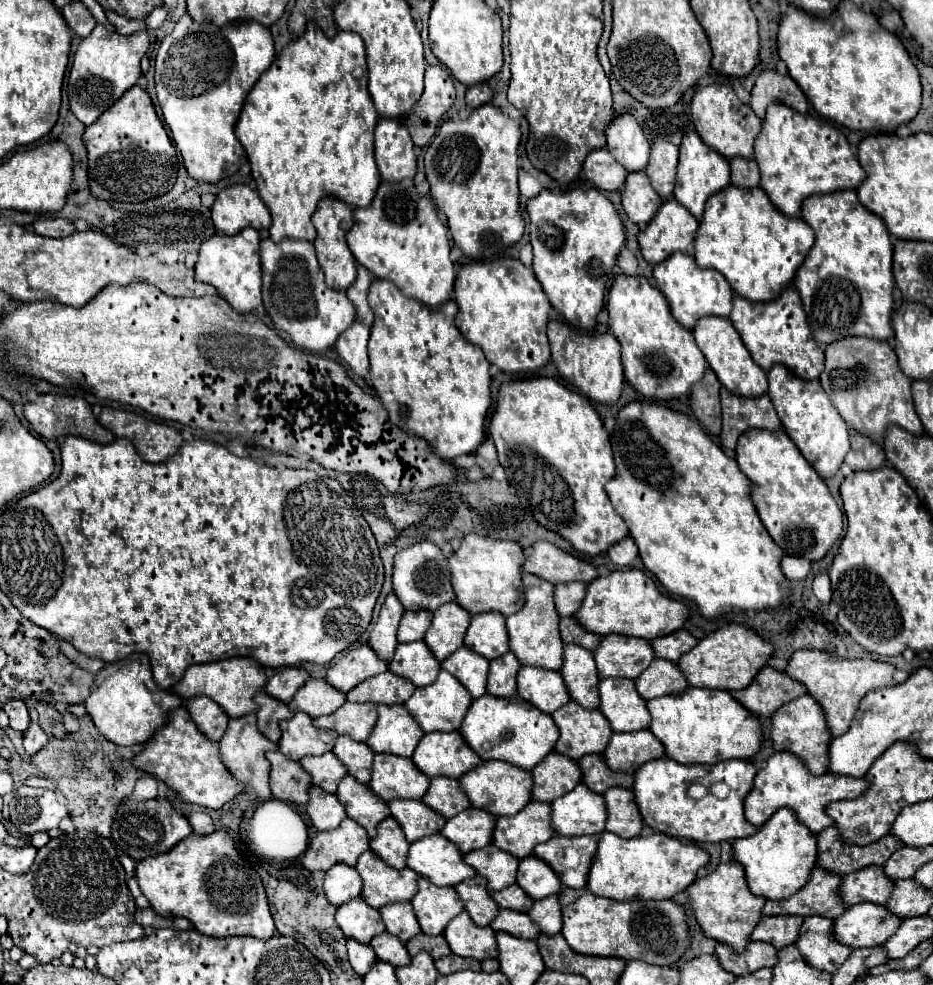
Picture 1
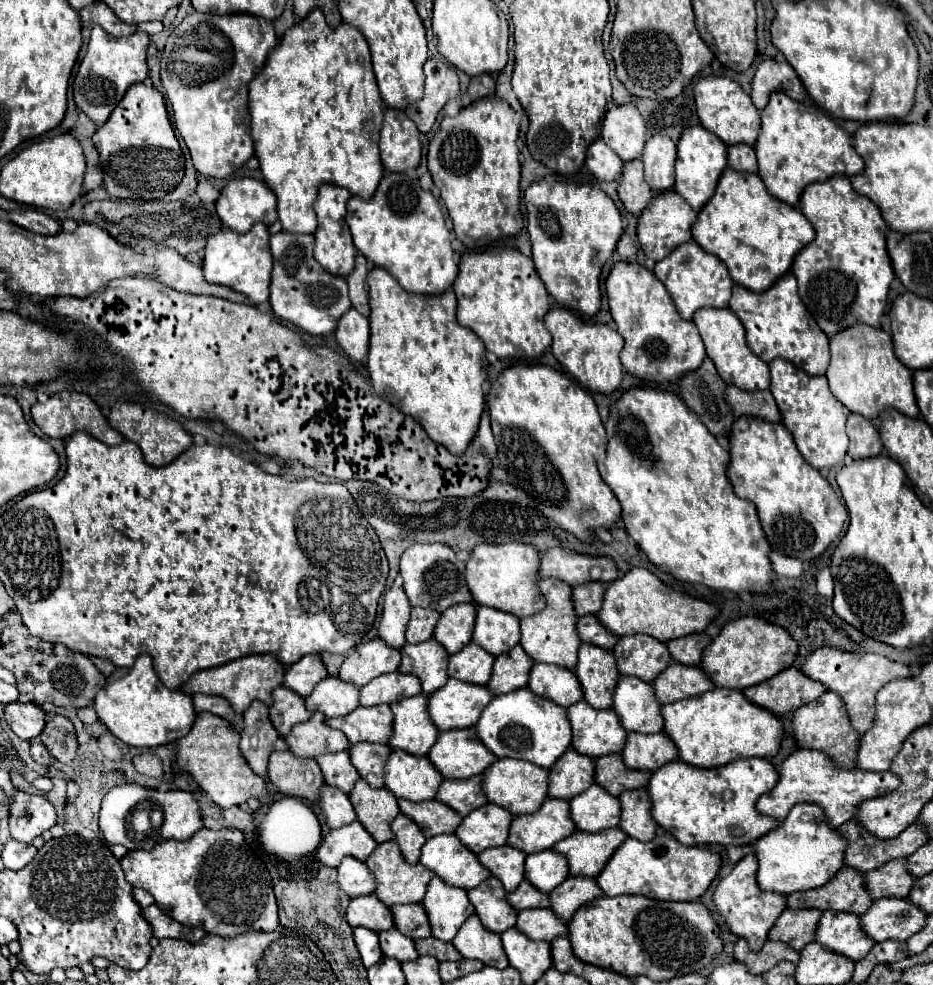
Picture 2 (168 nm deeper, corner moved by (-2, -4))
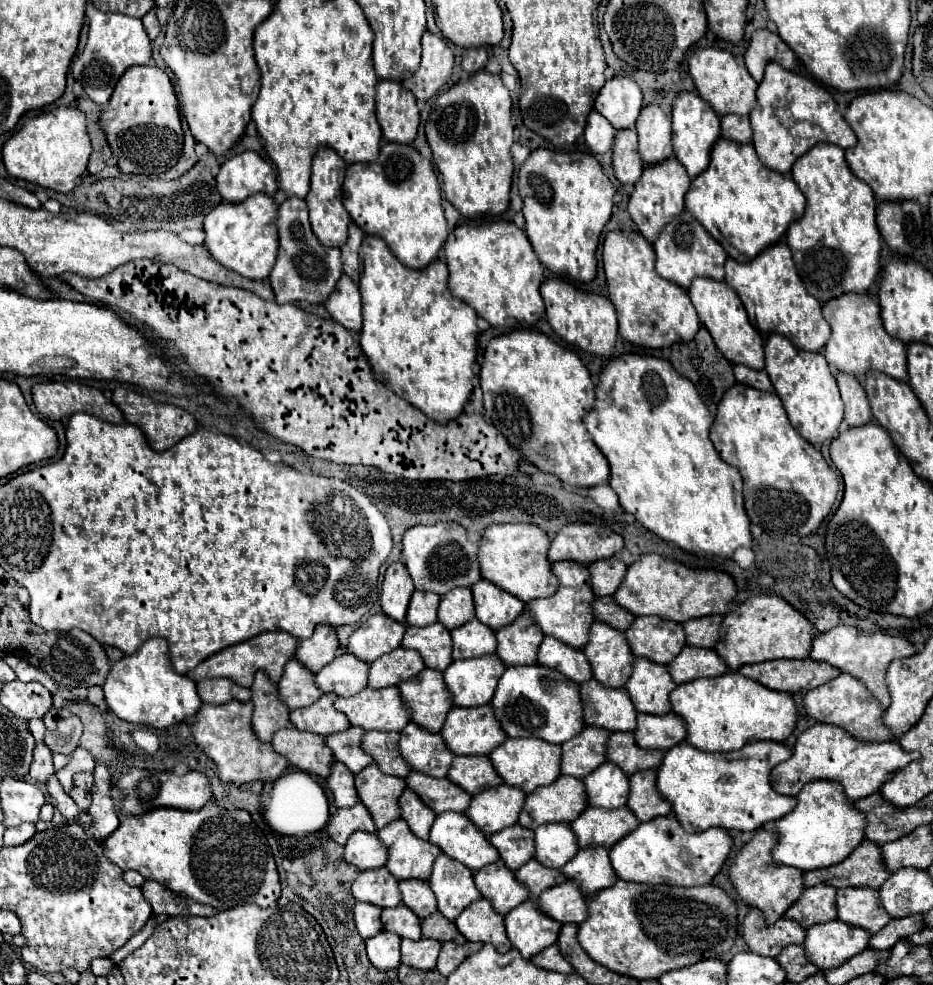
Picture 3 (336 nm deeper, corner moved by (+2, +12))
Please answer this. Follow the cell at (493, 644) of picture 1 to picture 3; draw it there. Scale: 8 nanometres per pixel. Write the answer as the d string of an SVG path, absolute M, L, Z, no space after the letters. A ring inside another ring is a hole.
M484 578L472 586L472 592L474 592L476 618L482 620L492 630L512 624L516 620L516 616L520 616L524 610L522 600L518 600L510 592L498 588L496 584L492 584Z

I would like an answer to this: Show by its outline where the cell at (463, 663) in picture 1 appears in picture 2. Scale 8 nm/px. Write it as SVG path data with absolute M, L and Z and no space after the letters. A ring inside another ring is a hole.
M470 642L458 654L450 656L448 676L462 682L486 686L492 674L492 664L494 664L494 656L490 656L486 650Z

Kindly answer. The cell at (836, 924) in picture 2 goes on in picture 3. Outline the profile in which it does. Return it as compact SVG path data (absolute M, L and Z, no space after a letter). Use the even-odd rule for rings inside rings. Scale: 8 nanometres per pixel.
M842 888L836 898L838 918L842 922L862 926L872 934L880 932L892 916L880 906L878 890L874 888Z

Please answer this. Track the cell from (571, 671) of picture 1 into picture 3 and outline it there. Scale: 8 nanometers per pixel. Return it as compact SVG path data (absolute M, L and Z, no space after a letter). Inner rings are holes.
M594 622L584 654L588 656L594 678L600 684L608 688L622 688L630 680L634 654L624 632L618 632L602 622Z

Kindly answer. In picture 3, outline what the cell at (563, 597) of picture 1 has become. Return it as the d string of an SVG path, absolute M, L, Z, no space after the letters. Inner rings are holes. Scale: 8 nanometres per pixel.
M612 556L612 558L598 560L598 562L590 564L588 570L590 570L590 576L592 576L590 582L592 582L594 594L596 596L608 596L608 594L614 594L620 588L628 566L618 556Z

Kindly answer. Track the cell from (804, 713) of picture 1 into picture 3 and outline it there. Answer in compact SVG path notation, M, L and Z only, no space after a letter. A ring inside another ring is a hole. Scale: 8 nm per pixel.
M840 674L838 678L806 692L804 708L806 708L808 716L816 718L818 722L836 724L860 740L886 742L892 738L892 732L888 730L888 726L882 720L882 714L884 714L882 704L868 692L868 688L858 678L854 678L850 674Z

